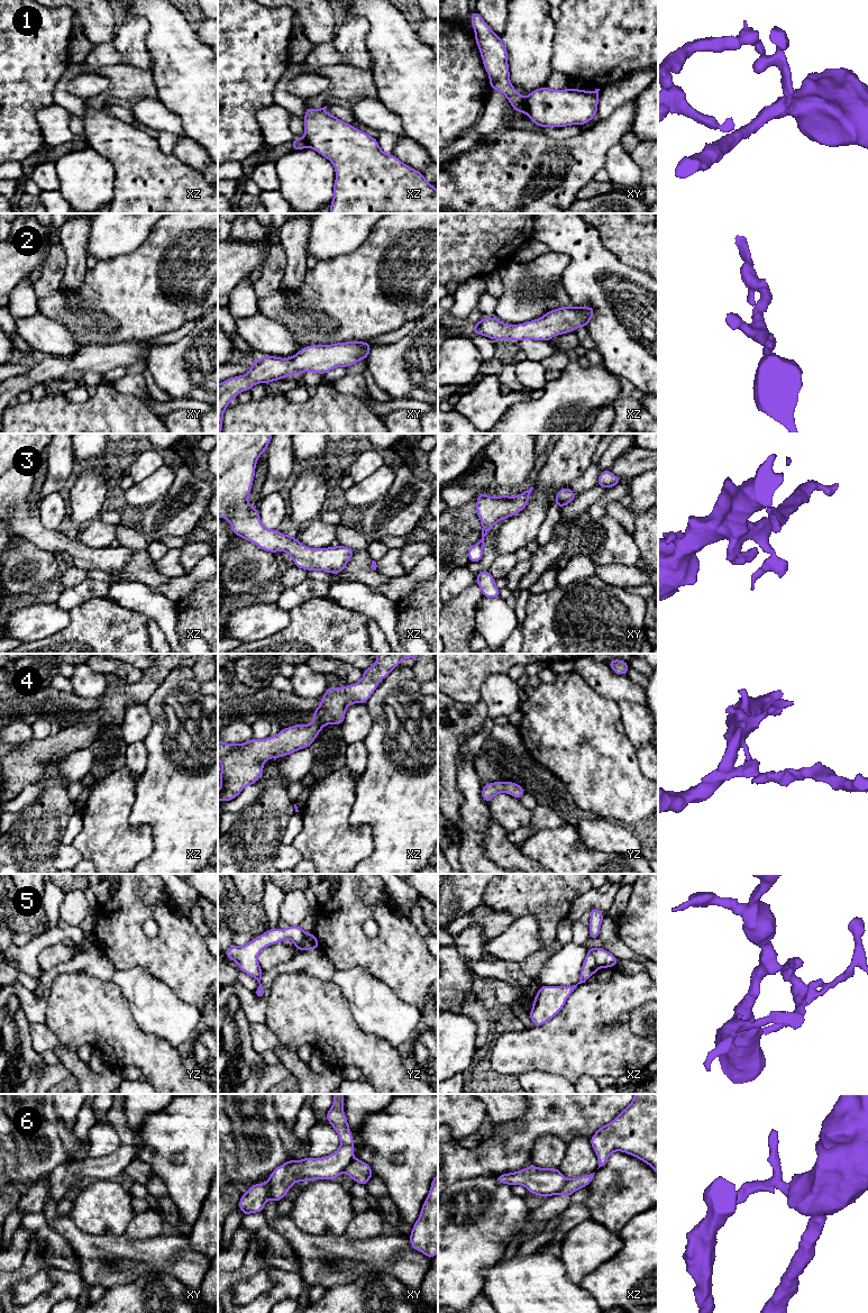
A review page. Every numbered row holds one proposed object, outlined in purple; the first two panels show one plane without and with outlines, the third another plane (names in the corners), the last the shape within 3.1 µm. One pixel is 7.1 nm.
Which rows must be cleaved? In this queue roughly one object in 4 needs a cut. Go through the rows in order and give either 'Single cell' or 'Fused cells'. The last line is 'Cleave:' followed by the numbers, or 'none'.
1: Fused cells
2: Single cell
3: Single cell
4: Single cell
5: Fused cells
6: Fused cells
Cleave: 1, 5, 6

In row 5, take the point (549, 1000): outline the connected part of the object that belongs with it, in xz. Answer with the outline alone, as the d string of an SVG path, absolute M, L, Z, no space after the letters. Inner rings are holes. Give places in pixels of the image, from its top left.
M587 954L582 965L579 982L576 985L567 987L541 985L533 1000L532 1010L529 1012L534 1028L545 1024L557 1015L576 986L585 983L597 969L594 957Z

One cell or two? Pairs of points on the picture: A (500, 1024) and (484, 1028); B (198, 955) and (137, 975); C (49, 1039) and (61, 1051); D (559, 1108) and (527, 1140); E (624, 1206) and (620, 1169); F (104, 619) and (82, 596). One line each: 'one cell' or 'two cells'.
A: two cells
B: two cells
C: two cells
D: one cell
E: one cell
F: two cells

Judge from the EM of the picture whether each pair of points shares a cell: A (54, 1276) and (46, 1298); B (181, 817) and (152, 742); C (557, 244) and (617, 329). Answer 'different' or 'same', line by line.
A: same
B: same
C: same

